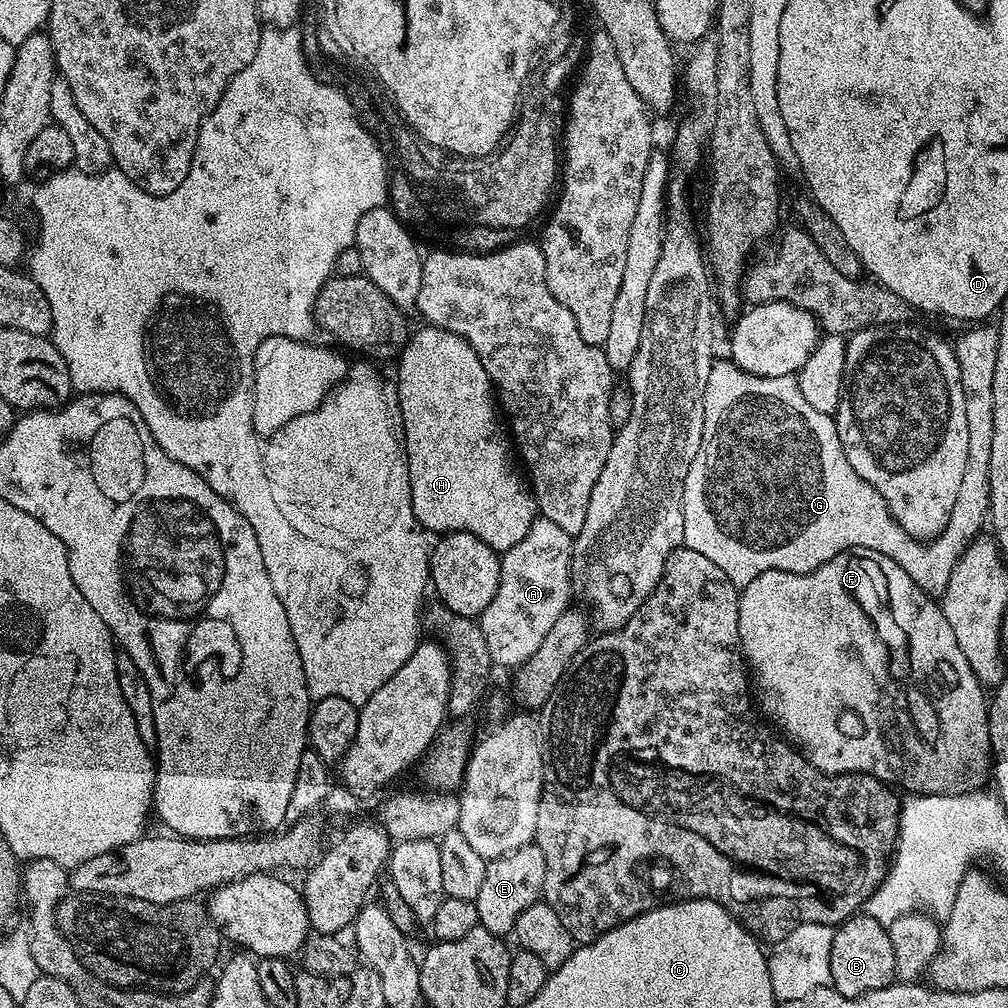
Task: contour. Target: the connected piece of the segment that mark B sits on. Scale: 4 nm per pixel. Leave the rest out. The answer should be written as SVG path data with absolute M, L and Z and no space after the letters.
M857 914L839 925L832 934L830 978L831 987L851 1000L867 992L890 986L897 977L893 943L890 942L887 927L867 914Z

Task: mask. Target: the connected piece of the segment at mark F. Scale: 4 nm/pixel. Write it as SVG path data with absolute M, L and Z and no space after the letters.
M847 548L845 552L838 553L834 558L830 558L830 562L818 566L812 572L766 570L758 574L758 578L754 578L754 582L747 584L740 592L738 634L759 711L803 752L818 770L828 772L831 776L847 772L870 774L883 784L895 786L897 789L905 788L905 793L918 796L952 796L958 790L971 789L975 785L972 783L979 776L984 776L987 772L989 775L992 743L988 729L989 701L986 696L984 700L986 688L980 684L962 654L941 605L924 593L916 585L914 578L910 578L910 574L906 574L906 570L902 570L902 566L894 562L894 558L886 558L886 554L878 554L878 550L869 548Z

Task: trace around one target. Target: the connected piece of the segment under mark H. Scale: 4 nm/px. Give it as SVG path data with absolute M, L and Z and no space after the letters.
M428 326L425 329L424 336L409 335L408 345L400 352L395 365L394 395L400 401L404 423L404 449L408 455L412 509L418 522L429 533L469 532L474 534L474 538L482 538L482 542L490 545L497 554L503 554L518 546L537 520L536 497L518 467L513 441L502 420L500 425L496 417L498 400L494 395L492 380L486 374L486 366L482 366L470 342L460 336L445 334L439 328Z

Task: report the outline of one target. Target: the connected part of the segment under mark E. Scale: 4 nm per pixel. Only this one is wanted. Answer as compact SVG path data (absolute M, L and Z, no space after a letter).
M534 842L499 856L497 860L488 861L486 875L476 899L479 927L490 930L490 934L495 936L507 937L507 932L509 935L516 927L518 914L522 914L526 906L541 899L545 878L546 858L542 858L542 850Z

